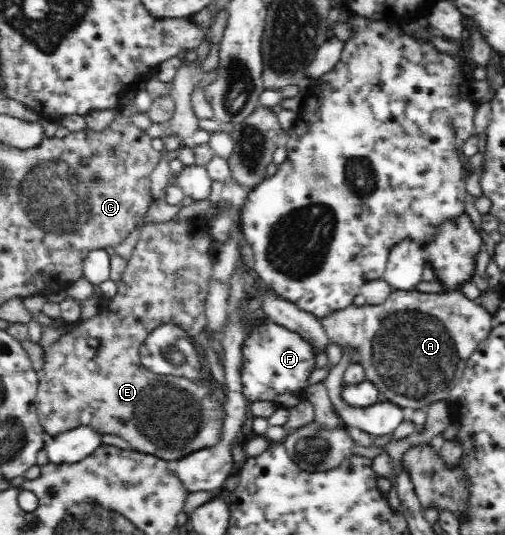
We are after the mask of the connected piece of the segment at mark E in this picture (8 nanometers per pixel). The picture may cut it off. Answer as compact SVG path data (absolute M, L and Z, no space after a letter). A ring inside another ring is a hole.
M174 217L169 221L149 221L142 225L139 230L139 236L132 257L127 261L127 266L121 275L121 279L115 283L117 292L110 298L108 305L100 309L102 313L86 320L77 321L70 330L60 335L59 339L51 344L45 353L44 374L39 377L35 404L41 427L48 435L55 436L65 431L70 431L75 427L90 426L104 434L119 435L122 439L126 439L126 441L130 443L131 449L142 454L149 454L164 459L166 462L182 459L190 455L190 453L196 453L196 451L200 451L200 449L210 449L210 447L216 447L216 445L220 443L223 430L223 419L225 418L225 406L224 402L219 401L217 389L213 387L216 381L213 379L210 369L208 369L209 361L206 352L201 345L201 341L197 338L205 329L205 299L209 292L209 283L213 279L212 269L216 253L217 248L215 247L215 241L208 232L206 224L197 224L195 219ZM166 324L172 324L182 328L182 330L188 334L188 338L192 339L192 343L195 344L196 355L199 355L200 362L202 362L202 375L200 375L200 379L188 379L182 376L162 377L160 374L150 373L148 369L145 369L142 365L139 352L142 342L153 329Z

